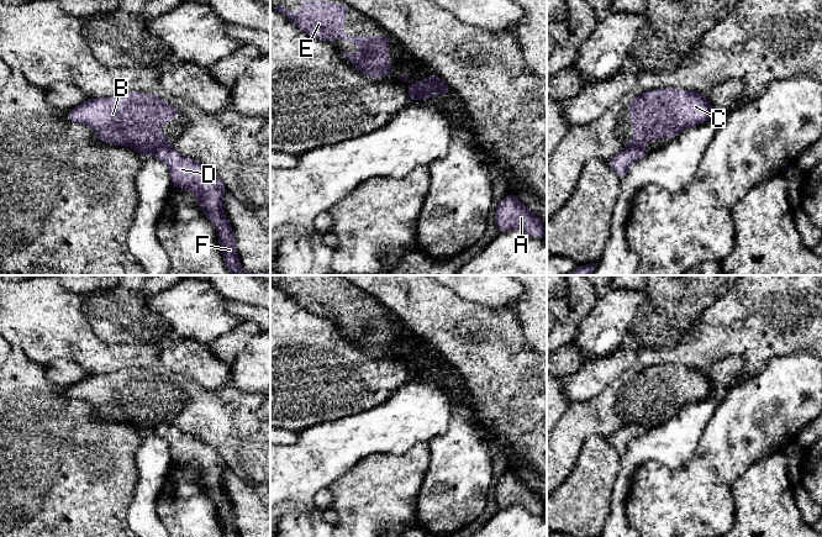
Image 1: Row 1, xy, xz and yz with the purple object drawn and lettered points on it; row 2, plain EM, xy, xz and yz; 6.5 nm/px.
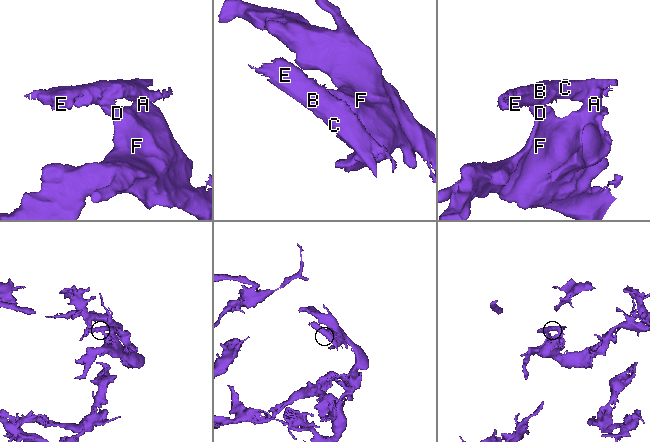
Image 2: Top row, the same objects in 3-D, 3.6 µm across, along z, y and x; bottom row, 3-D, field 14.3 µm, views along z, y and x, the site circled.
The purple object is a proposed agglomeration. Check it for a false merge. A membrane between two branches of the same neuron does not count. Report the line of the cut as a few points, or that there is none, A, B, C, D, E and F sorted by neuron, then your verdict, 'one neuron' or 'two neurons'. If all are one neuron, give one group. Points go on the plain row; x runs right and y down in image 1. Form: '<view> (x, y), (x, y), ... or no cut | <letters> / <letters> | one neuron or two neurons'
xz (435, 352), (436, 361), (440, 364), (448, 364) | A D F / B C E | two neurons

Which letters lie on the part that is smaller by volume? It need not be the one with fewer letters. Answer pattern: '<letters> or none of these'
B, C, E

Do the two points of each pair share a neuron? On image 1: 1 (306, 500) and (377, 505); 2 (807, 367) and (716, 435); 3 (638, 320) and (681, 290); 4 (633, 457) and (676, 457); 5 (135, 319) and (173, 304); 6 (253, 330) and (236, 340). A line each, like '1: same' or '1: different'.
1: different
2: same
3: same
4: same
5: different
6: same

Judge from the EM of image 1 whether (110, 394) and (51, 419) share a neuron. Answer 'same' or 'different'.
different

